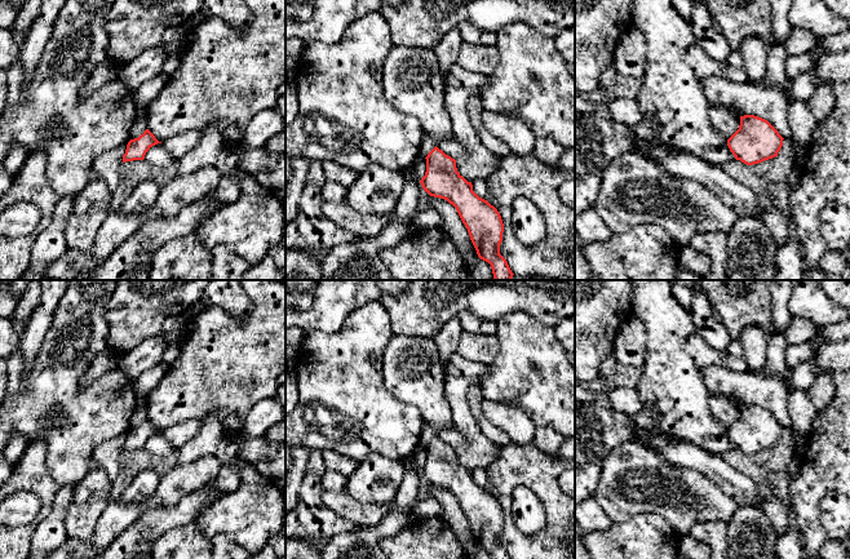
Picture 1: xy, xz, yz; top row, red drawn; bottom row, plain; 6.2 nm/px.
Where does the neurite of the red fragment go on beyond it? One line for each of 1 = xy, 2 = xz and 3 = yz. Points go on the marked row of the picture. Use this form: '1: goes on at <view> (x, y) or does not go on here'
1: does not go on here
2: does not go on here
3: does not go on here

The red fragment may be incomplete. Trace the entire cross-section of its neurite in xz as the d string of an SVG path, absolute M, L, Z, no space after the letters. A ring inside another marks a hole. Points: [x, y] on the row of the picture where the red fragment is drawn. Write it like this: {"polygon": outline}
{"polygon": "M437 146L428 154L426 172L420 183L430 196L452 204L468 229L481 259L488 262L495 280L512 280L513 272L500 254L504 223L497 209L473 191L456 168L456 160Z"}

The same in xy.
{"polygon": "M146 129L138 138L130 139L127 145L125 154L123 155L123 163L133 160L143 160L146 152L159 142L155 136Z"}

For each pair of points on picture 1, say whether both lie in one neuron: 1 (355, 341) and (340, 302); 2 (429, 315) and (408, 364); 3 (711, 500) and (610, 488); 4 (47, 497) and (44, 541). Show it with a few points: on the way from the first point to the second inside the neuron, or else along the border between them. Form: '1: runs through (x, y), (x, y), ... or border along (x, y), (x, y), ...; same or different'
1: border along (372, 301), (358, 306), (337, 331), (318, 329); different
2: border along (394, 335), (433, 338); different
3: runs through (686, 497), (663, 488), (634, 488); same
4: border along (58, 489), (52, 509), (36, 527), (31, 544); different

